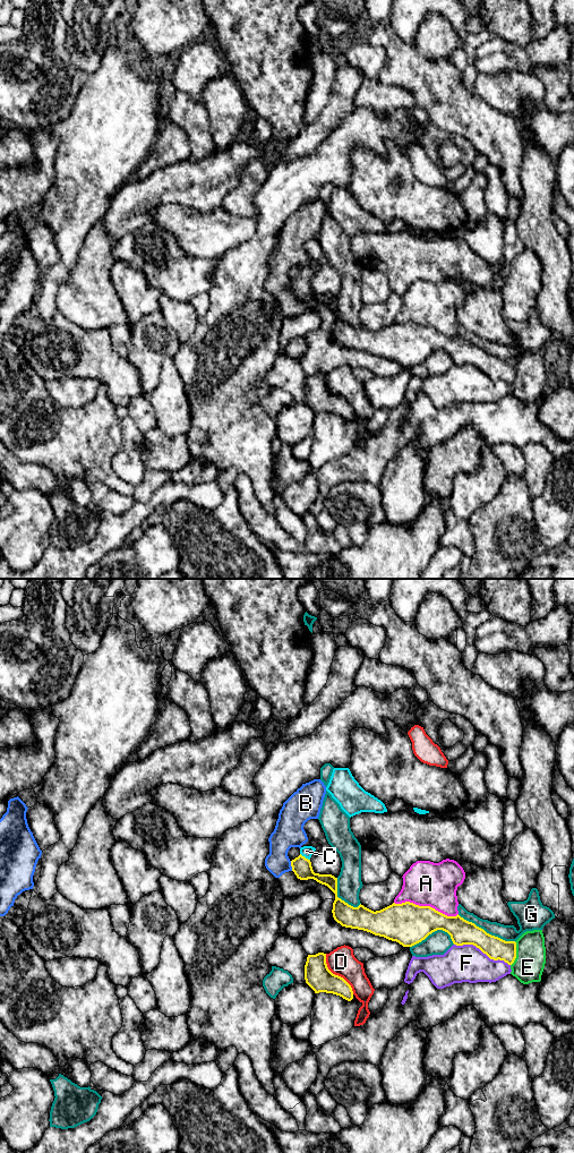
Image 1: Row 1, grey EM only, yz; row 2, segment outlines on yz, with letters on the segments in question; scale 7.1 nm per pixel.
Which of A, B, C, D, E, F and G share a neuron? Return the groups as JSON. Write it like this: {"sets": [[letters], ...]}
{"sets": [["A"], ["B"], ["C"], ["D"], ["E"], ["F"], ["G"]]}

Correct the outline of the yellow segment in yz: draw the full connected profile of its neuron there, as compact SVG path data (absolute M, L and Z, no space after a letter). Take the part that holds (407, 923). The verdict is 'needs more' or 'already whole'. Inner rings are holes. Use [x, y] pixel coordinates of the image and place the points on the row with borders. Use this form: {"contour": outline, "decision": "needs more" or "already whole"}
{"contour": "M312 846L300 848L300 855L291 861L292 871L300 880L314 879L327 886L334 894L333 917L342 926L363 930L375 936L396 941L403 947L412 947L437 930L451 936L454 945L473 945L490 959L504 960L512 965L516 958L516 942L505 941L487 933L461 917L447 916L430 906L419 906L410 902L371 911L363 905L353 907L337 897L337 878L332 874L315 873L310 857Z", "decision": "needs more"}

